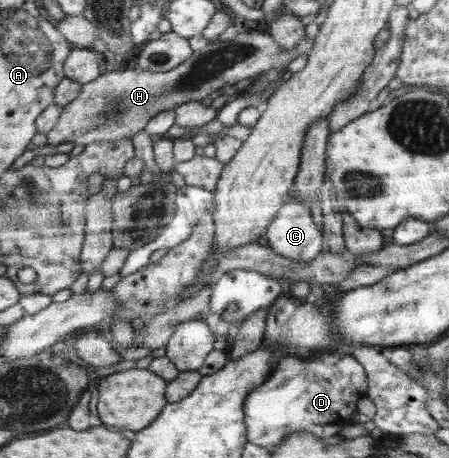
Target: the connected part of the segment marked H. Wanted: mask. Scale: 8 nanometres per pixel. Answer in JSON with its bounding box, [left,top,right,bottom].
[47,30,315,145]

